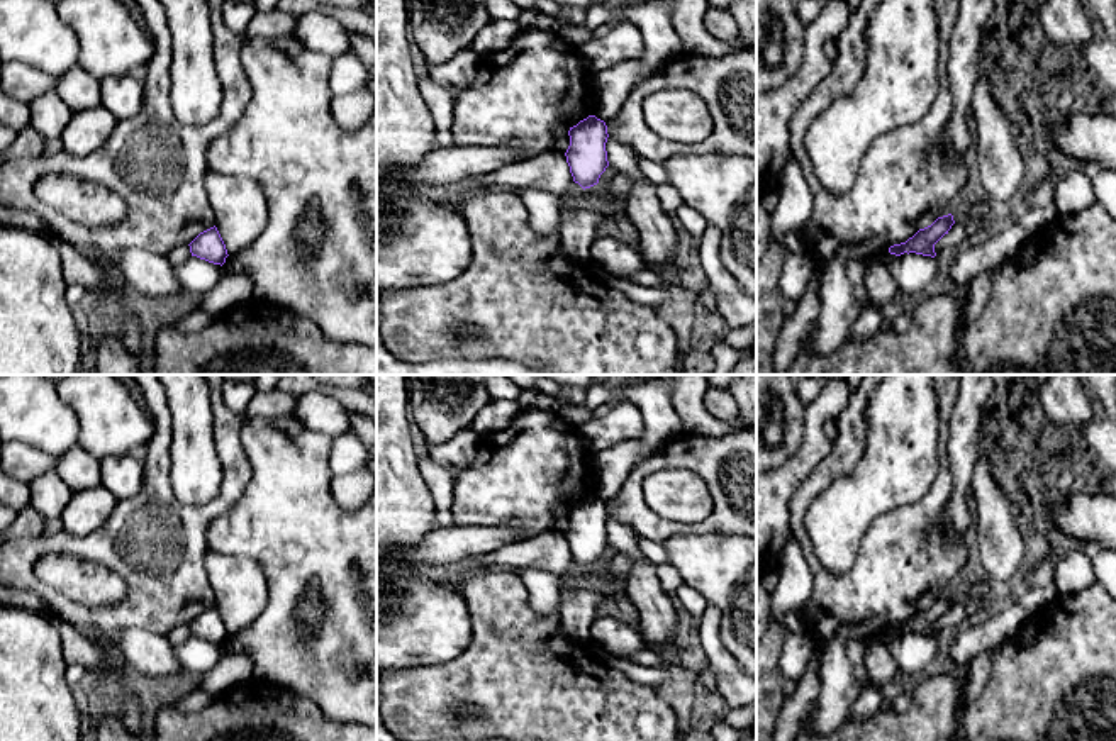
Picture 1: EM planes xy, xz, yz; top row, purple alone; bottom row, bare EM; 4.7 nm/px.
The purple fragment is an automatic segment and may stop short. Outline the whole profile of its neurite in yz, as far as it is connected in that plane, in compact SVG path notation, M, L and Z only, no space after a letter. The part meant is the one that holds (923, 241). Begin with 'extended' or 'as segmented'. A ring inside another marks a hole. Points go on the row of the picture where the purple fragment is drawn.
as segmented; M943 215L938 217L931 226L919 229L912 237L909 237L906 242L894 244L889 248L890 254L901 256L904 253L916 253L923 256L935 258L935 244L948 234L951 226L955 224L953 215Z

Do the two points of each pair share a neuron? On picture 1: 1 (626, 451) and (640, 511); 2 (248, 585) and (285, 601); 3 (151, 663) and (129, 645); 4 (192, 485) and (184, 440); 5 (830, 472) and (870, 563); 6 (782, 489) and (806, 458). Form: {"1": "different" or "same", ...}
{"1": "different", "2": "different", "3": "same", "4": "same", "5": "same", "6": "same"}

